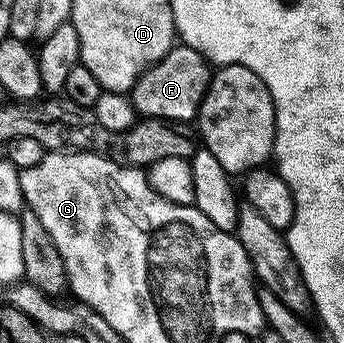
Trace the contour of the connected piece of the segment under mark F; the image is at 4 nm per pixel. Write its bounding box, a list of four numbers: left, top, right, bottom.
[134,43,211,123]

